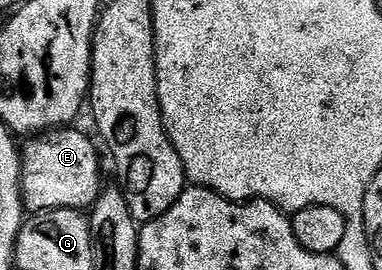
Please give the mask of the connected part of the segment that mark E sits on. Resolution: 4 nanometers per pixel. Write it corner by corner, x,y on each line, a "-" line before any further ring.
77,128
50,130
28,139
21,151
21,198
29,212
43,210
88,211
103,189
98,143

